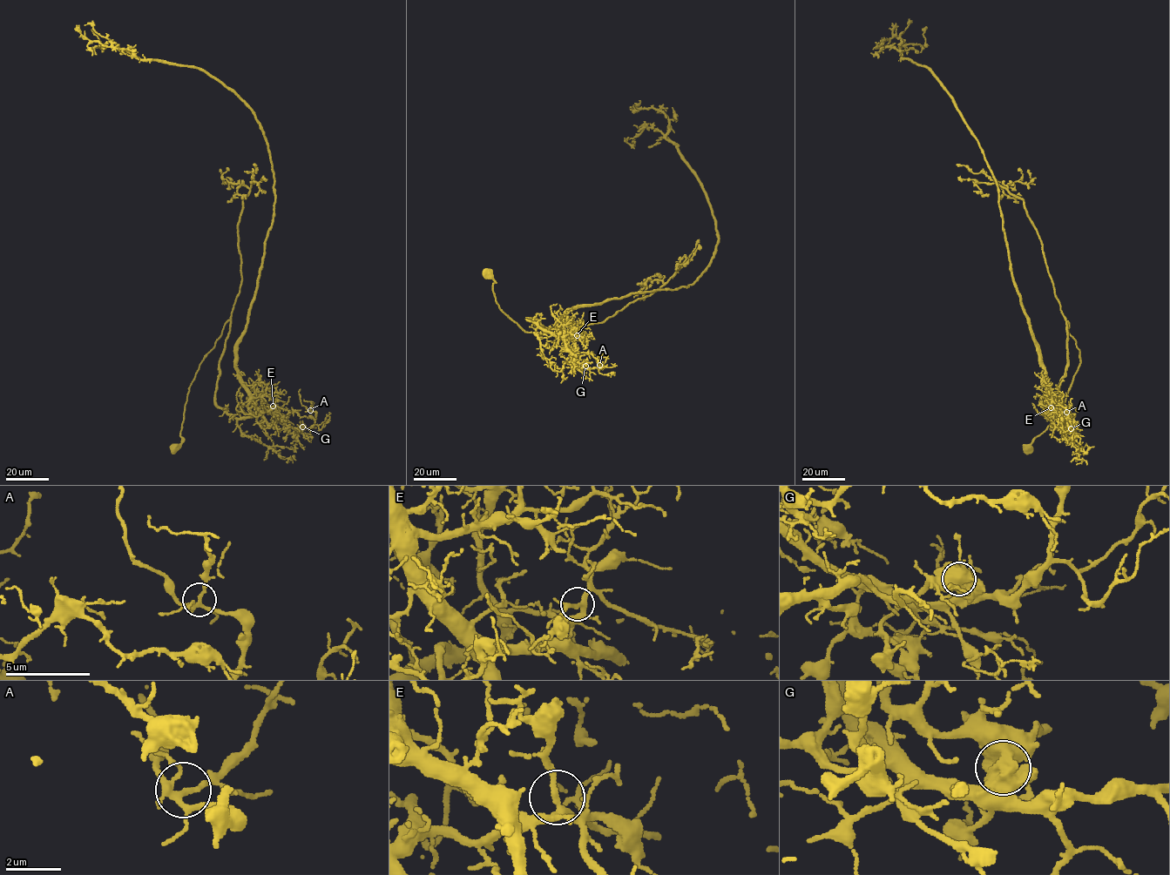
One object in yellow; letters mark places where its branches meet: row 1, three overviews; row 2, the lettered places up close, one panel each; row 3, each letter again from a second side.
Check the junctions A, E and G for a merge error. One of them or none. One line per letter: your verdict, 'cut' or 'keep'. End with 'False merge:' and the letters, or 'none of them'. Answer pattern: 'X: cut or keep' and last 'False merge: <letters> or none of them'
A: keep
E: keep
G: cut
False merge: G

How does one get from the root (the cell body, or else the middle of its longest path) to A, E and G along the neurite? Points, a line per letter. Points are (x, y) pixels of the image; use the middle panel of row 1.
A: (487, 273), (499, 307), (521, 327), (538, 334), (571, 331), (527, 319), (561, 338), (578, 366), (599, 365)
E: (487, 273), (499, 307), (525, 332), (571, 331), (540, 326), (533, 319), (527, 319), (563, 339), (577, 335)
G: (487, 273), (503, 312), (527, 332), (571, 331), (527, 319), (560, 337), (573, 362), (584, 366)

